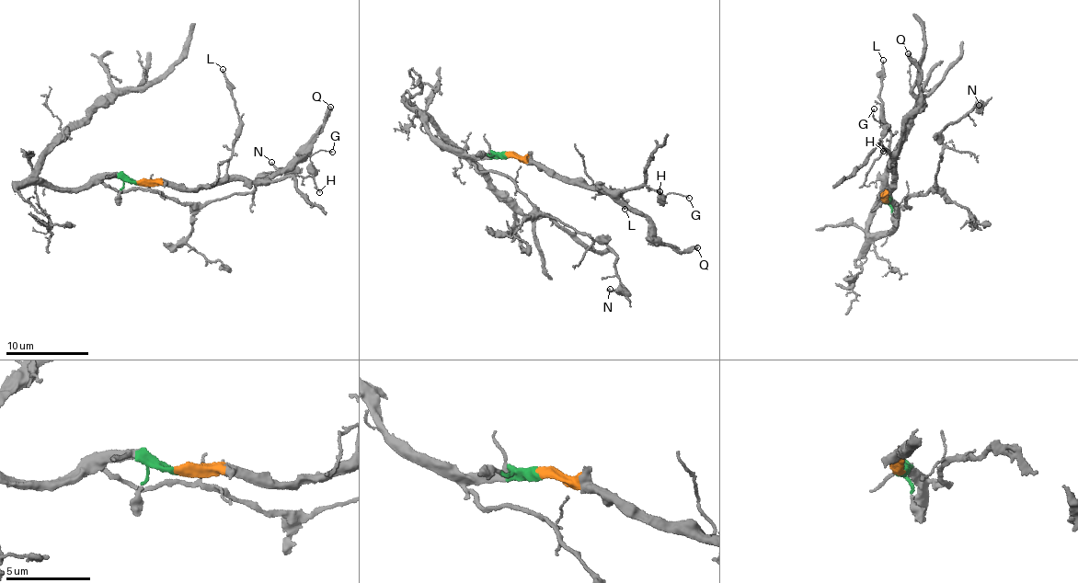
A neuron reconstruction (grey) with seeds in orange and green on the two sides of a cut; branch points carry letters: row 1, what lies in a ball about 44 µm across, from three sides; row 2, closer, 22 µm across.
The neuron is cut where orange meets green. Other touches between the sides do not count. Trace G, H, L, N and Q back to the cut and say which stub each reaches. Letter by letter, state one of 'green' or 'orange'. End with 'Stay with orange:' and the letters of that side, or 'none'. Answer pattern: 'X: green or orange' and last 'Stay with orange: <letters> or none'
G: orange
H: orange
L: orange
N: green
Q: orange
Stay with orange: G, H, L, Q

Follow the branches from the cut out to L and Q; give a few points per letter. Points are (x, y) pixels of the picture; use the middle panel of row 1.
L: (506, 154), (527, 155), (602, 194), (621, 195), (625, 205), (625, 210)
Q: (506, 154), (527, 155), (584, 183), (600, 185), (647, 219), (666, 245), (684, 251), (698, 247)

